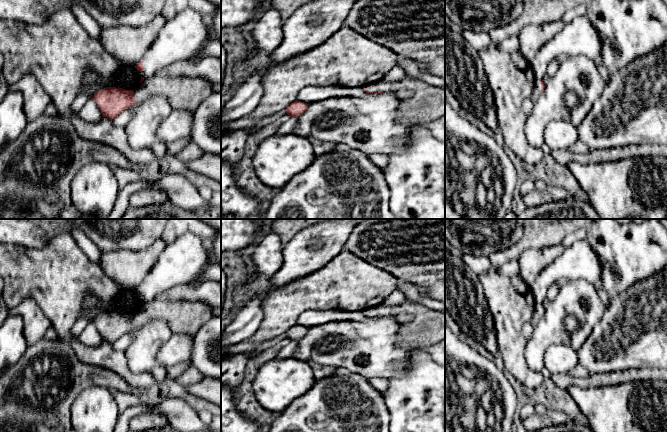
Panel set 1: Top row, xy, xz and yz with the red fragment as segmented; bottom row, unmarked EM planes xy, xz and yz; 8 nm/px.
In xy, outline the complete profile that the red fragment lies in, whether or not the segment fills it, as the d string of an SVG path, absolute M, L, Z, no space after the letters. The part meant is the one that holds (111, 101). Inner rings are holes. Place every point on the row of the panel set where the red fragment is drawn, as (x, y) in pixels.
M141 77L135 90L106 87L97 91L92 99L103 117L115 119L124 110L152 96L165 96L172 109L194 111L212 93L212 80L197 77L162 78Z

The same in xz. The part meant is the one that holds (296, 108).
M296 100L292 102L285 110L290 117L298 117L306 111L307 107L307 103Z

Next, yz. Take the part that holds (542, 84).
M536 78L535 85L533 87L533 92L530 99L533 102L535 102L539 98L539 95L542 94L544 89L545 89L545 84L543 83L543 80Z

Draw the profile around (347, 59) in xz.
M343 26L328 40L310 51L304 52L284 62L274 64L269 53L259 51L248 54L245 52L234 62L234 82L229 91L221 95L221 124L225 103L232 97L235 90L252 76L260 75L264 95L259 106L248 116L228 122L224 133L252 128L262 119L285 110L297 100L298 93L308 86L339 86L364 87L378 82L395 66L398 55L363 35Z

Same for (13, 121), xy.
M19 91L9 92L0 102L0 144L16 140L25 129L28 120L23 107Z

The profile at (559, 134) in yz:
M554 120L545 127L543 139L551 150L568 150L579 137L577 127L571 122Z

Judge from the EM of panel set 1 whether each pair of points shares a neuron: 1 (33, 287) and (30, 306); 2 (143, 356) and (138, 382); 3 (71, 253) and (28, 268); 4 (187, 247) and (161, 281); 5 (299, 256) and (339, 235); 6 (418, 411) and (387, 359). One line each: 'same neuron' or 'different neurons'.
1: different neurons
2: different neurons
3: same neuron
4: same neuron
5: same neuron
6: different neurons

